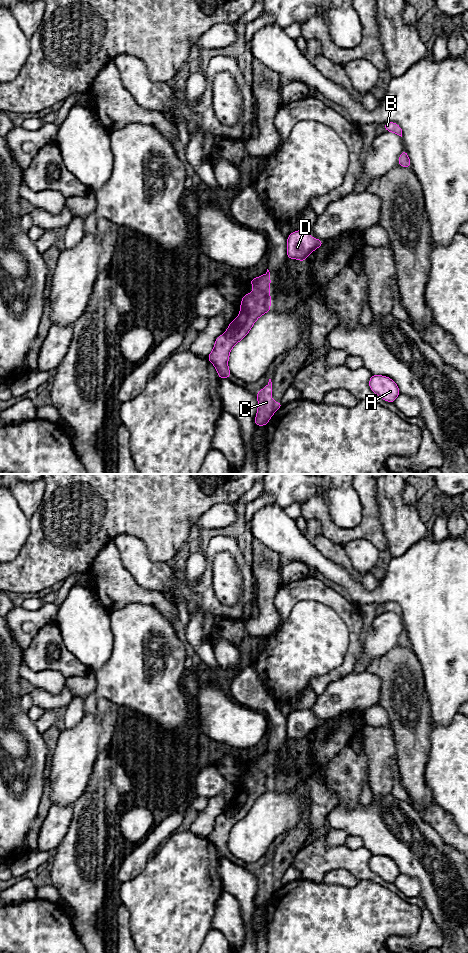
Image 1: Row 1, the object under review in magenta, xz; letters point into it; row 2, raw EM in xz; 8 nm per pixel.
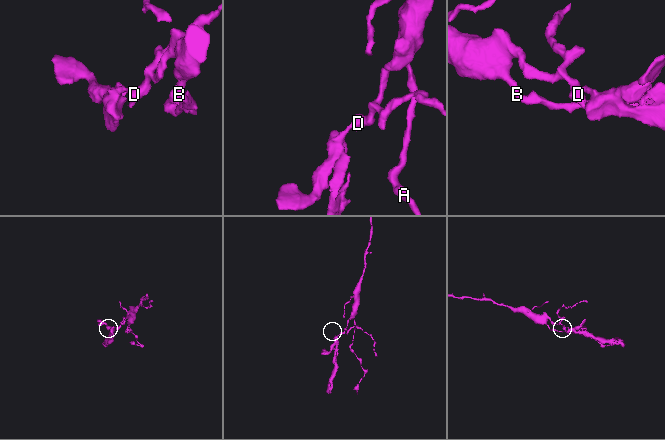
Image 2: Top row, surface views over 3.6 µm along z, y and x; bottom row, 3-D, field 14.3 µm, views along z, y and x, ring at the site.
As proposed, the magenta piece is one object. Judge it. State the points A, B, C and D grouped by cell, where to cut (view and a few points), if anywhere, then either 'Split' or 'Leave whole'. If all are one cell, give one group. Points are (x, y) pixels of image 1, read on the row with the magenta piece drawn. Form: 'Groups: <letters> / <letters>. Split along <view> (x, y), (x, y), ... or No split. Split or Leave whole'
Groups: A B D / C. Split along xz (269, 274), (264, 274), (253, 285). Split

